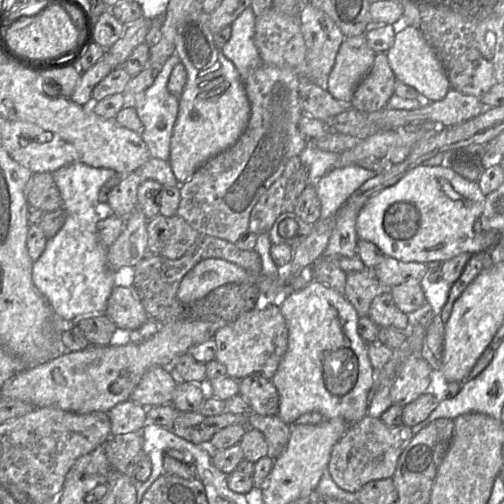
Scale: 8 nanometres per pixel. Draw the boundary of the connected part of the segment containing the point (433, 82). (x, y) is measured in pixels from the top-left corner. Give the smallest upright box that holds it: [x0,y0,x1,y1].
[387,26,451,102]

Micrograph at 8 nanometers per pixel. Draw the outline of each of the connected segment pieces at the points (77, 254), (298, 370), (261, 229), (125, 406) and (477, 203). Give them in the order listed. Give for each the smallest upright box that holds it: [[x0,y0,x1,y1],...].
[[32,161,130,324],[271,280,376,426],[248,176,288,235],[107,399,146,435],[356,164,498,263]]

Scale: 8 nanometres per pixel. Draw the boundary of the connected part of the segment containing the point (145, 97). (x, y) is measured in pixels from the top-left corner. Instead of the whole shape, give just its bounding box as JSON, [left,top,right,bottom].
[128,54,180,161]

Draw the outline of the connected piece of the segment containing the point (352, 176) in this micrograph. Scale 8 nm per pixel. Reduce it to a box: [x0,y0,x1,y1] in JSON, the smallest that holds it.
[314,165,376,220]

